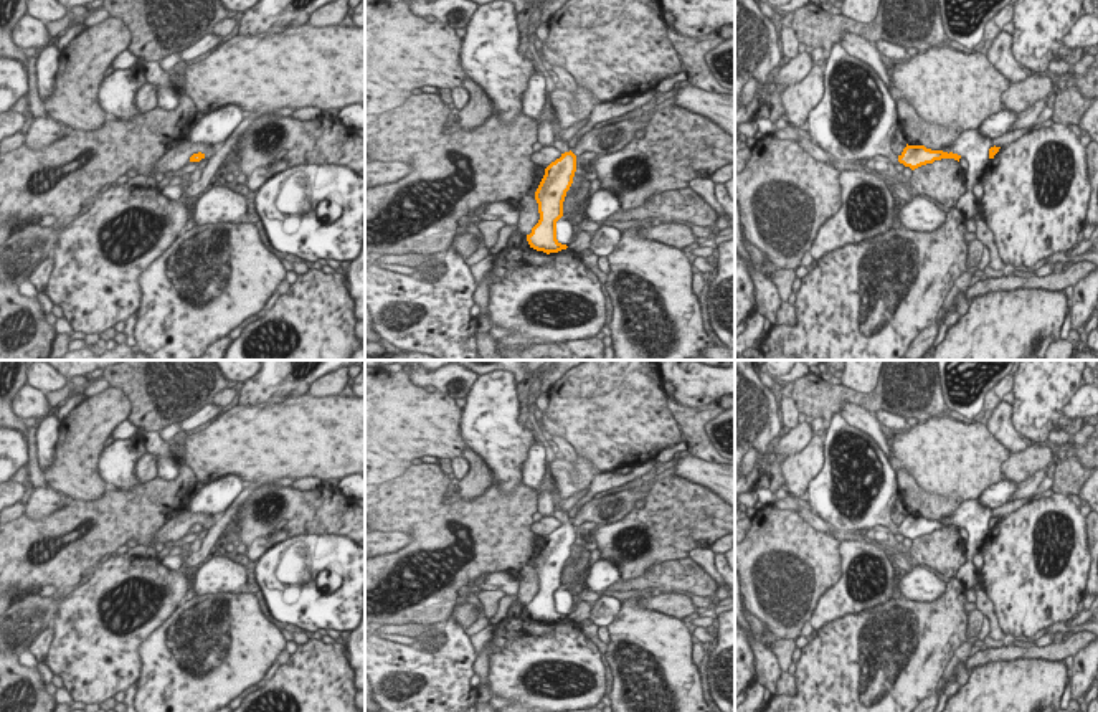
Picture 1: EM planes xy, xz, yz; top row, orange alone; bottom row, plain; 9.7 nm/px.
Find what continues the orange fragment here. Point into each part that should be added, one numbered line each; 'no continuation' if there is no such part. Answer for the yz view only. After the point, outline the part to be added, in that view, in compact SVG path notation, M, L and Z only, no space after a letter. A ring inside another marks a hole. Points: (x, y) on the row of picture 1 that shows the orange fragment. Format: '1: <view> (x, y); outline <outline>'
1: yz (857, 116); outline M840 43L824 63L824 94L806 124L811 140L837 160L887 155L897 164L892 135L898 129L897 101L878 73Z

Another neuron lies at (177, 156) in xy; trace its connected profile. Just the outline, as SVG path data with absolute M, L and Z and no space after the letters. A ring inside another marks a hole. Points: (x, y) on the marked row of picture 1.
M190 140L190 142L178 142L172 145L155 164L154 169L150 170L152 177L159 172L167 172L167 170L180 170L183 165L190 162L190 157L193 154L201 152L205 159L210 159L215 152L216 147L210 145L203 140Z

